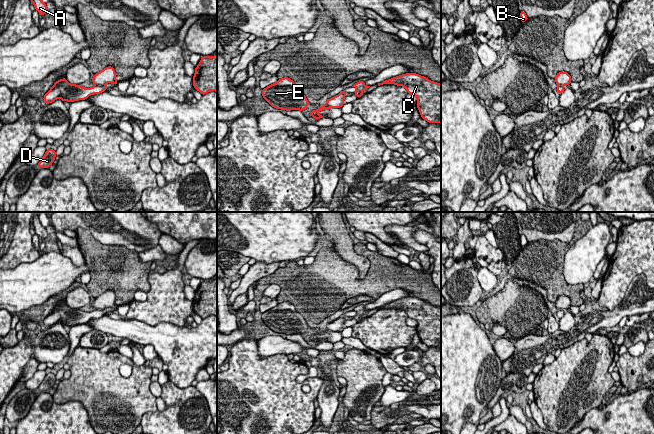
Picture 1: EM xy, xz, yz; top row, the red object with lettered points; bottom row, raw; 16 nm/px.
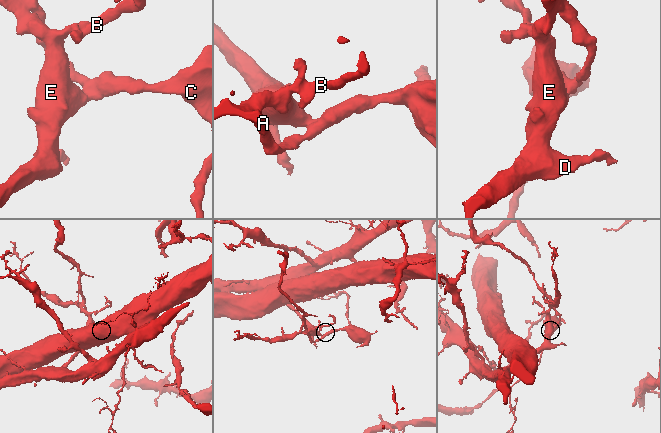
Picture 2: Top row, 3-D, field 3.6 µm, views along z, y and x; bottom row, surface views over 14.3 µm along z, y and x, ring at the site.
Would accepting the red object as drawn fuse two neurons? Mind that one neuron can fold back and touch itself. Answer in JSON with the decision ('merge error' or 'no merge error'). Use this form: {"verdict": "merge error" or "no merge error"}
{"verdict": "merge error"}

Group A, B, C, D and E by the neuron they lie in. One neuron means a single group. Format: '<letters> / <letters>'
A C / B D E

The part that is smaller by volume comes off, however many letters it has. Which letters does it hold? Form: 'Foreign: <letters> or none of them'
Foreign: A, C

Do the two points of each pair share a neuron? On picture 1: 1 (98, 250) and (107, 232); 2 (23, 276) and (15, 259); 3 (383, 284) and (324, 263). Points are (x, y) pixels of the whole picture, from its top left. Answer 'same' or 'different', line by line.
1: different
2: different
3: same

